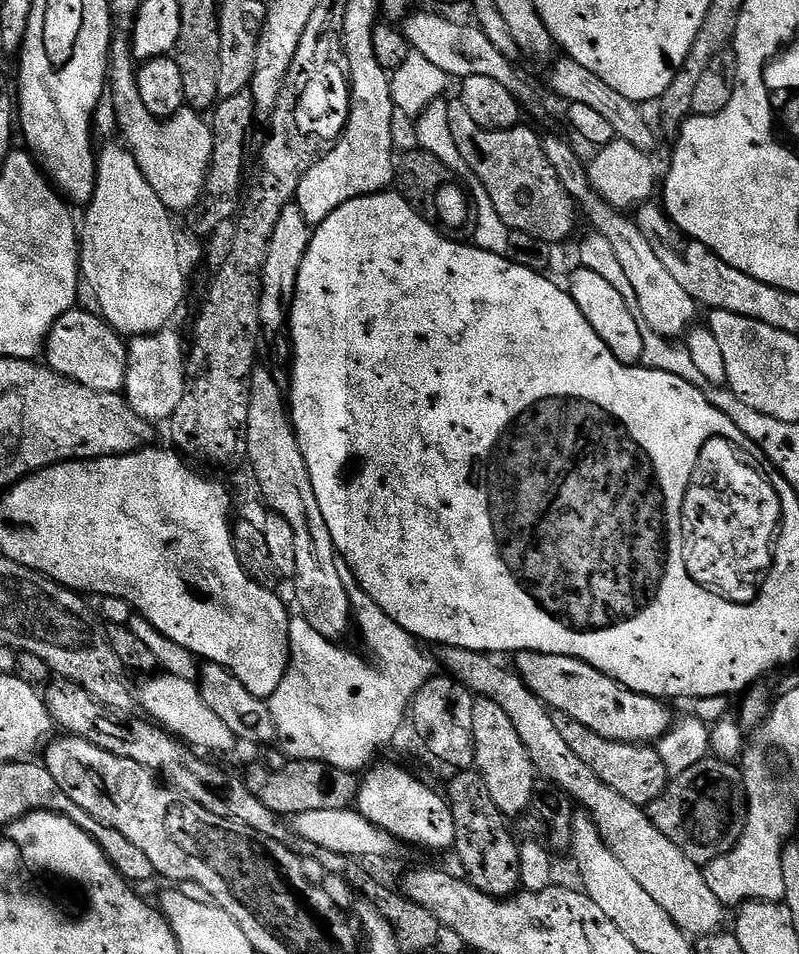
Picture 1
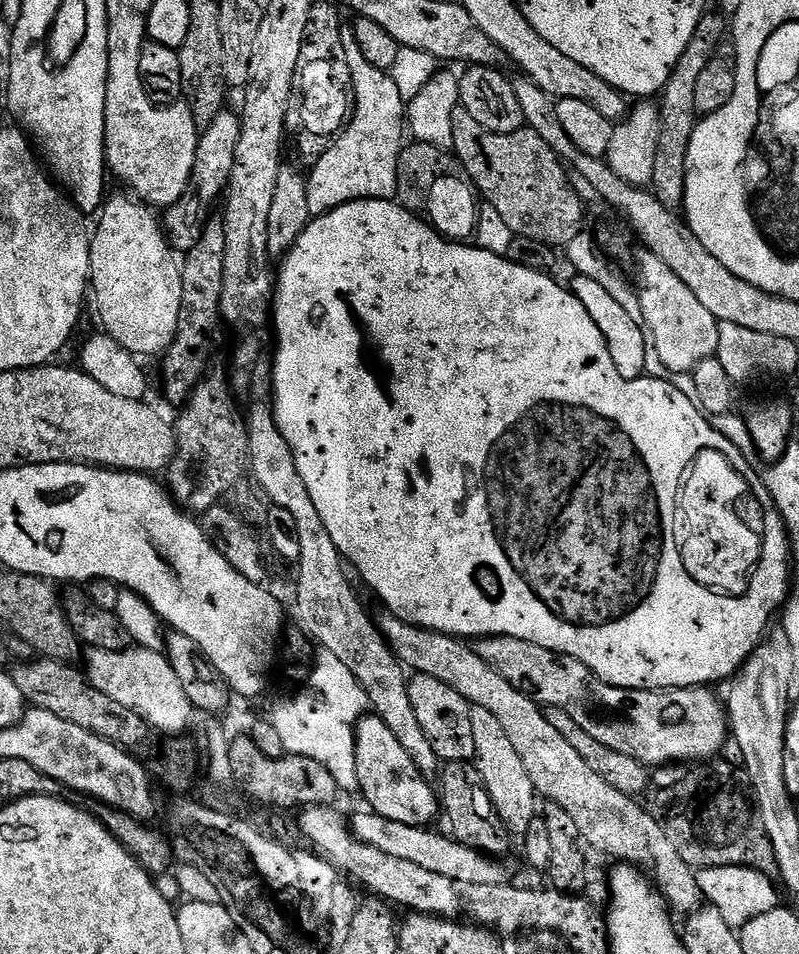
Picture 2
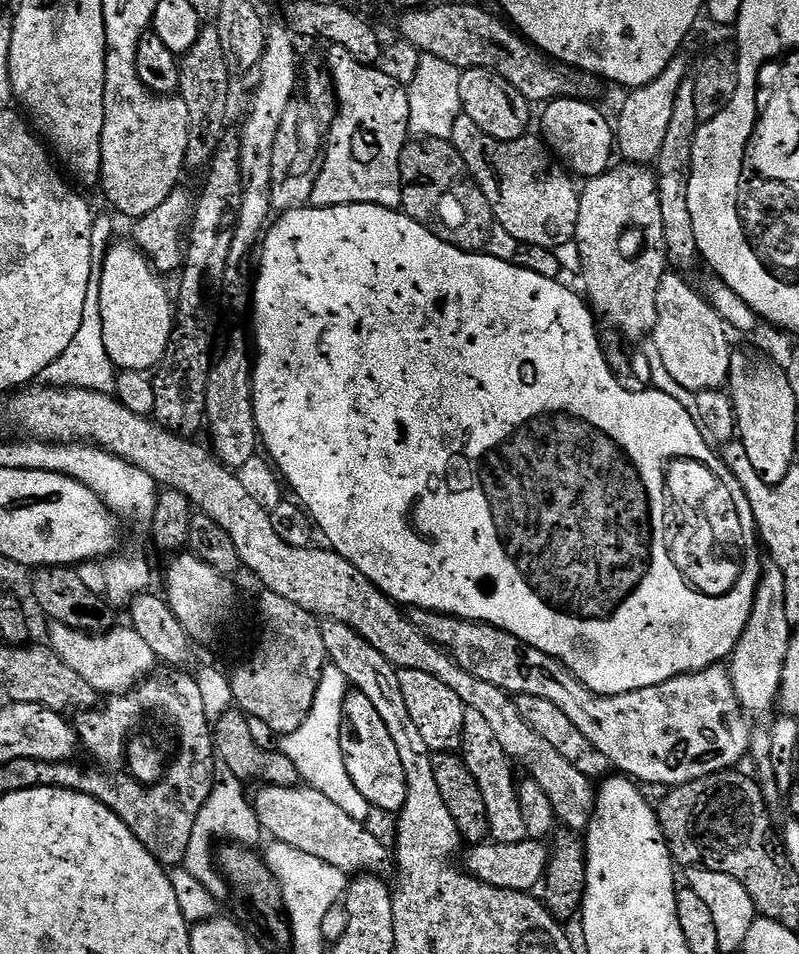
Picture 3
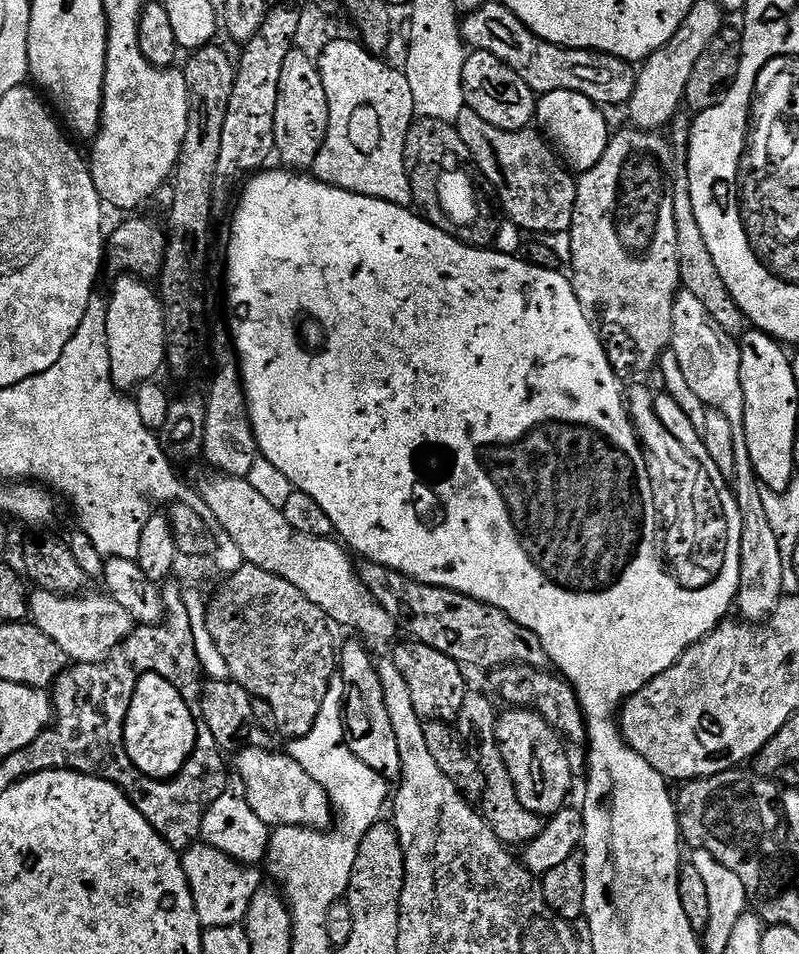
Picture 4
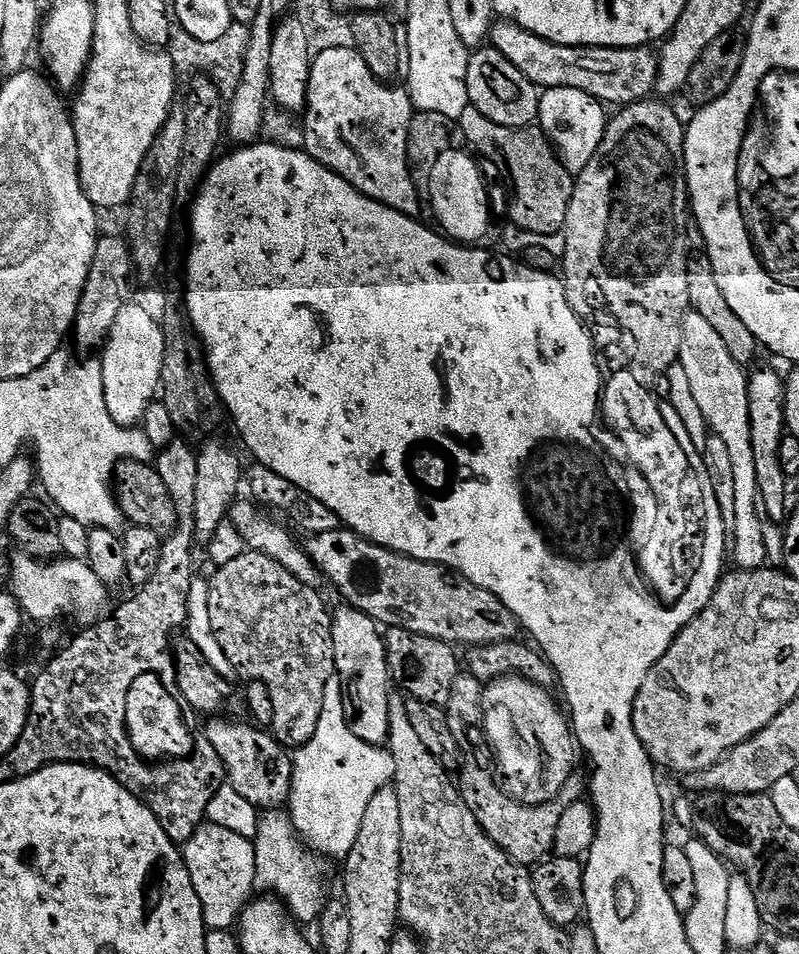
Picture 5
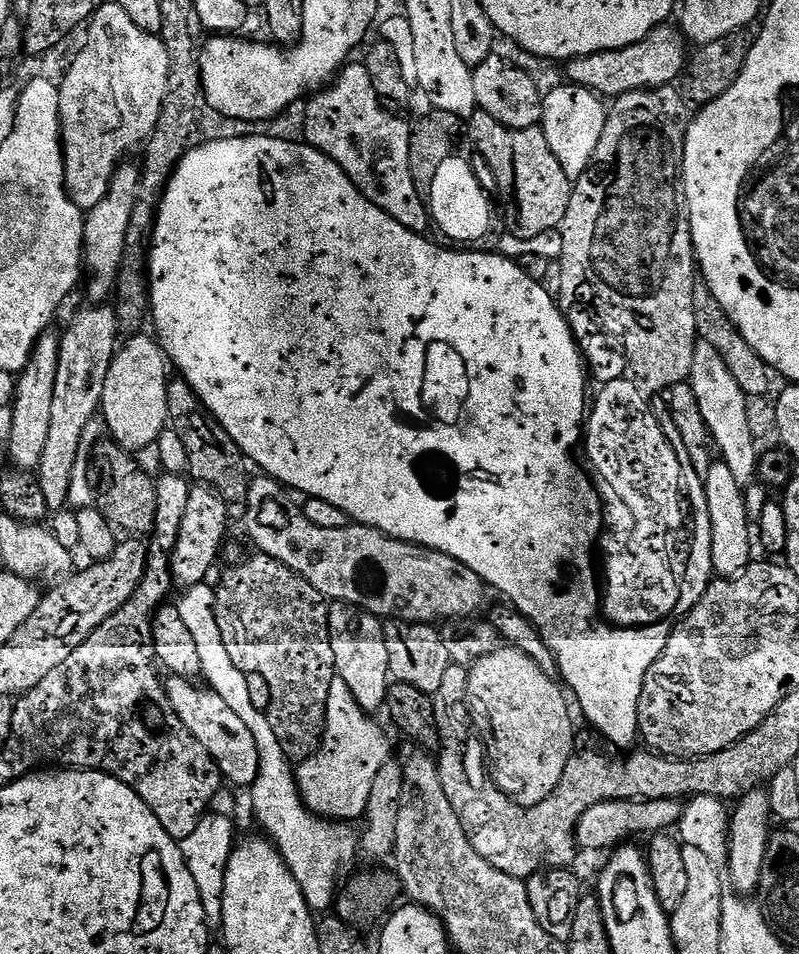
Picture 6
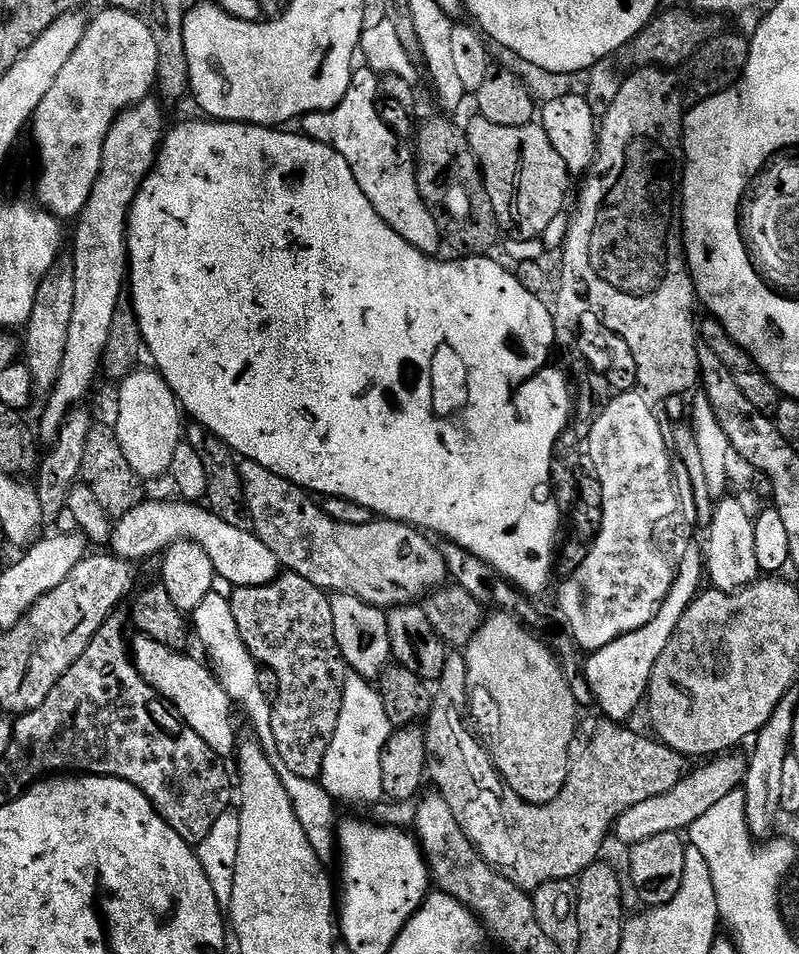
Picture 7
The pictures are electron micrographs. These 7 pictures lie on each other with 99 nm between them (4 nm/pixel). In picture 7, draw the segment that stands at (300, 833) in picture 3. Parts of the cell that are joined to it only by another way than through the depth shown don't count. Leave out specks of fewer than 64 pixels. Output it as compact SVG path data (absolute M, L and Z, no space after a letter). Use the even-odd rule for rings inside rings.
M143 634L137 635L137 637L136 641L134 639L131 641L130 657L146 683L175 708L176 713L196 731L198 738L202 738L216 752L217 756L228 758L231 752L233 755L238 748L236 720L232 717L234 701L228 697L228 692L225 690L223 684L220 683L220 678L216 675L215 671L203 659L200 661L195 660L192 656L187 656L189 654L187 651L164 646L162 642L158 642L154 638Z

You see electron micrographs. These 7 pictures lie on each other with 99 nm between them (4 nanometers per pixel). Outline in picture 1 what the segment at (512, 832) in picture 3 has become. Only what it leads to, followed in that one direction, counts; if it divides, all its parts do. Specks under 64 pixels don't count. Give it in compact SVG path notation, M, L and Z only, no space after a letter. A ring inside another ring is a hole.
M477 698L474 702L474 750L476 751L475 771L480 773L494 798L494 806L502 810L505 818L520 816L532 808L534 784L538 779L536 767L532 764L530 754L514 730L506 710L498 702Z

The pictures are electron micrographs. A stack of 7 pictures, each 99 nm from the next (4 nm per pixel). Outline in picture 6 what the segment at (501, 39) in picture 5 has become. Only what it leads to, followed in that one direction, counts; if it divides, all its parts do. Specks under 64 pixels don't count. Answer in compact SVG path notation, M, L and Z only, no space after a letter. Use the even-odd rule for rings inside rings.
M668 27L650 30L646 38L625 48L596 52L592 56L579 56L577 60L567 61L567 79L578 86L589 88L601 98L615 98L627 92L647 92L653 88L675 85L684 72L690 52L679 27Z

